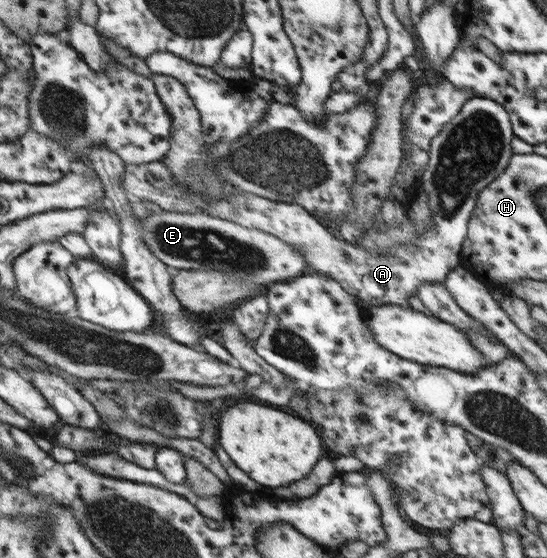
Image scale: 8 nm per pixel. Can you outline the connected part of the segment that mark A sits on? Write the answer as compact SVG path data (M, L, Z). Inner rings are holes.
M471 97L463 103L459 112L449 122L446 122L431 140L427 150L428 161L419 178L419 186L427 194L429 201L429 210L431 210L431 218L433 219L431 230L433 231L420 230L420 236L414 242L408 242L406 246L394 246L392 250L380 250L376 254L371 254L358 245L336 239L323 228L314 215L295 203L275 202L268 198L251 193L241 193L240 191L235 191L232 196L225 196L225 202L223 202L223 198L208 200L208 198L190 194L184 186L174 182L161 160L145 164L131 163L126 165L125 172L122 174L122 187L132 199L141 201L147 199L149 202L158 204L158 208L163 211L207 213L247 228L264 230L280 241L295 247L304 256L309 271L334 279L347 292L352 292L359 300L363 300L368 307L371 305L391 306L396 304L405 308L409 306L407 298L416 295L418 286L423 285L423 283L443 282L447 274L458 266L461 243L466 237L467 221L475 206L475 199L479 191L493 181L495 177L498 177L508 165L507 162L510 162L509 156L512 154L509 150L509 142L511 142L513 134L511 134L509 119L507 111L493 99Z

